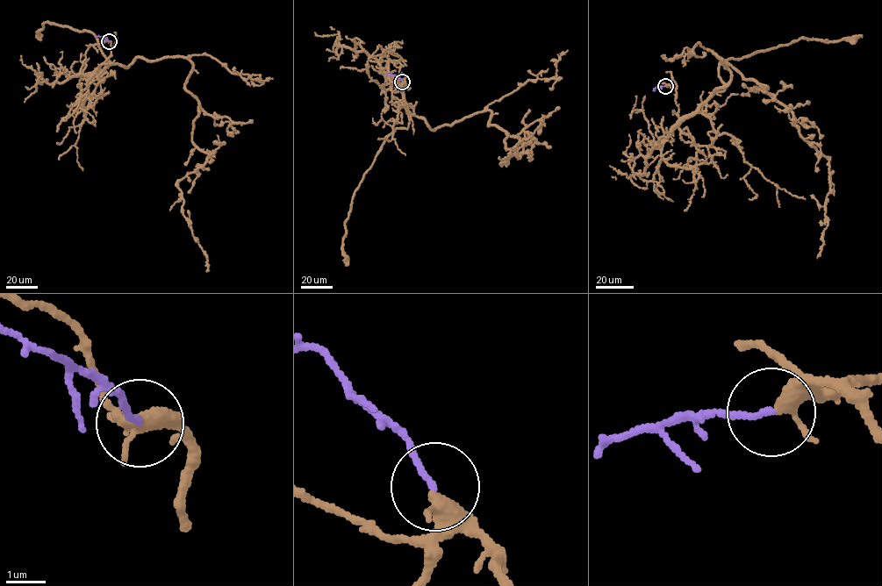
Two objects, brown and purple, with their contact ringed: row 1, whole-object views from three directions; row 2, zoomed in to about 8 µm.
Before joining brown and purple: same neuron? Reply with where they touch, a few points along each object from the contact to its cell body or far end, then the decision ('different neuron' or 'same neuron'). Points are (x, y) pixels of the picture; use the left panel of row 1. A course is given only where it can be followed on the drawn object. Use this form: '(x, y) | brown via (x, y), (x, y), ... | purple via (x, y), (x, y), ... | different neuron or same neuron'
(109, 41) | brown via (109, 41), (100, 71), (139, 57), (192, 63), (192, 140), (208, 158), (176, 186), (206, 271) | purple via (109, 41), (96, 36) | same neuron

